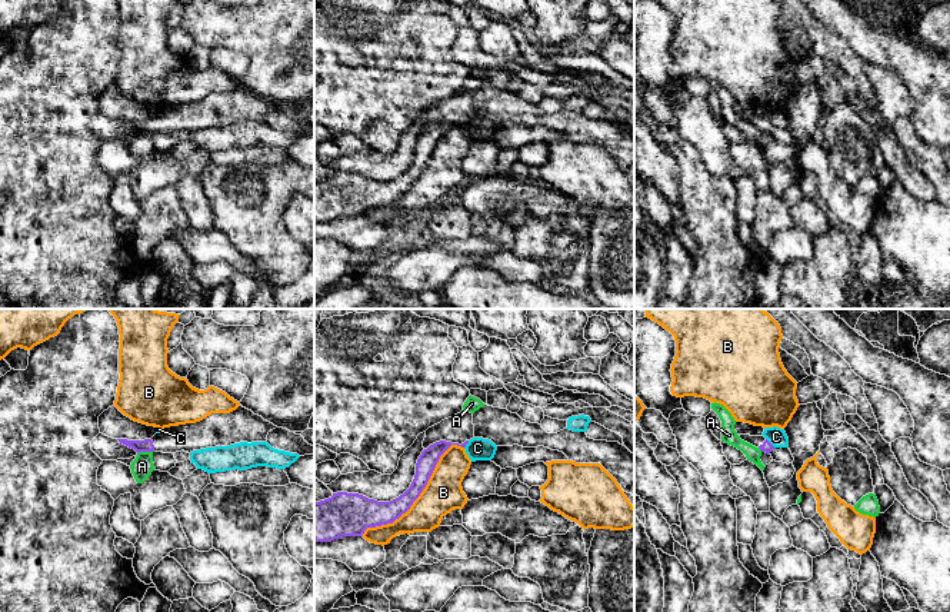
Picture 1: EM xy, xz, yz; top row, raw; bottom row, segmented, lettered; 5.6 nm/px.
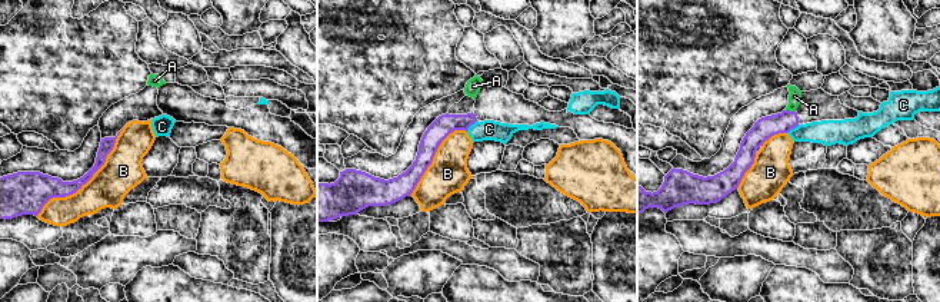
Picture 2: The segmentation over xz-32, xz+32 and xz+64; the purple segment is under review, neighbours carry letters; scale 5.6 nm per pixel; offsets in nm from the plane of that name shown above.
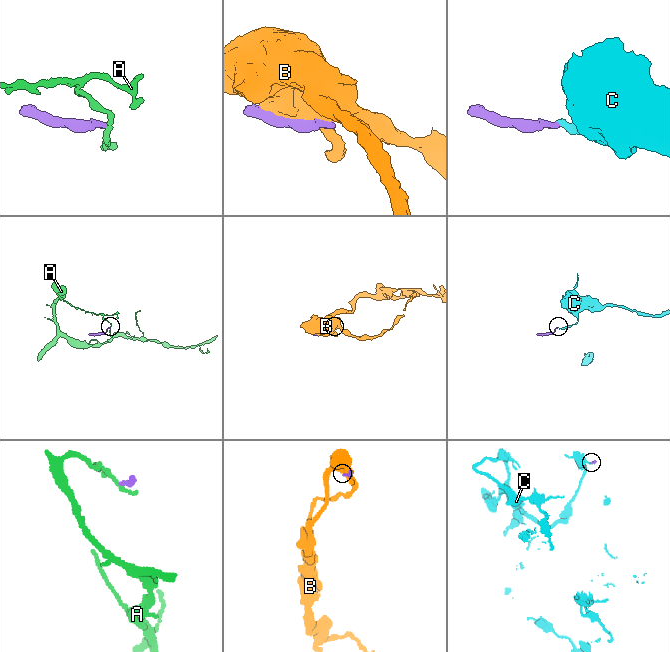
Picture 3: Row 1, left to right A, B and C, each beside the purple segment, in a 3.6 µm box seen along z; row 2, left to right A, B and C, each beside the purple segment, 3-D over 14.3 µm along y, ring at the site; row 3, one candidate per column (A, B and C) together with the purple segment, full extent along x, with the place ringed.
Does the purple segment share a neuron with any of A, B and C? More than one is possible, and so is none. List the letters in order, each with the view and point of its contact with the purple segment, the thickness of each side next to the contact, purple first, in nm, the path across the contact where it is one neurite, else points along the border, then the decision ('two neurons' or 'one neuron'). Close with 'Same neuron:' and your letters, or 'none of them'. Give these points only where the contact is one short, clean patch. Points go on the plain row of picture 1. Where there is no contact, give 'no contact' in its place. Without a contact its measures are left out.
A: contact xy (144, 130); calibres 70 and 120 nm; border xy (152, 130), (140, 130), (137, 133); two neurons
B: contact xz (419, 175); calibres 130 and 220 nm; two neurons
C: contact yz (769, 122); calibres 60 and 100 nm; border yz (766, 117), (774, 126); two neurons
Same neuron: none of them

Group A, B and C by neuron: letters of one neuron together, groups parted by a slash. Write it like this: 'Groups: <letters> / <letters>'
Groups: A / B / C

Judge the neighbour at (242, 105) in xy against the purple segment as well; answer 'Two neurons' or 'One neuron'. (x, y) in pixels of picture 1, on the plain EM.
One neuron

